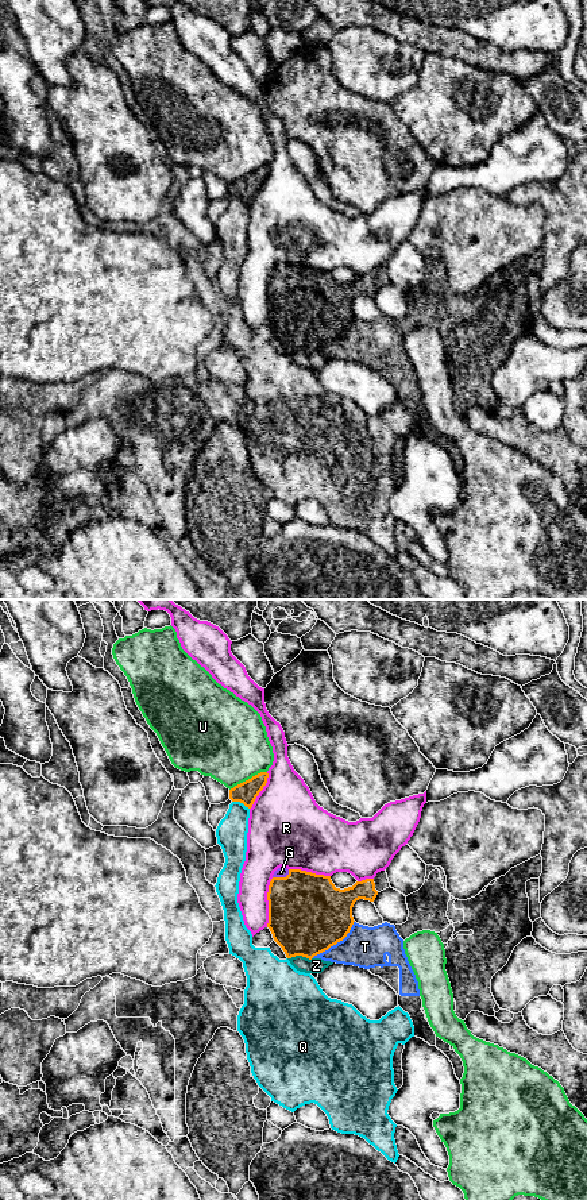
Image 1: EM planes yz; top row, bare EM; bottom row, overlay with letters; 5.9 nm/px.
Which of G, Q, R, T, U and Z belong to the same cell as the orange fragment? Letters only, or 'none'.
G

